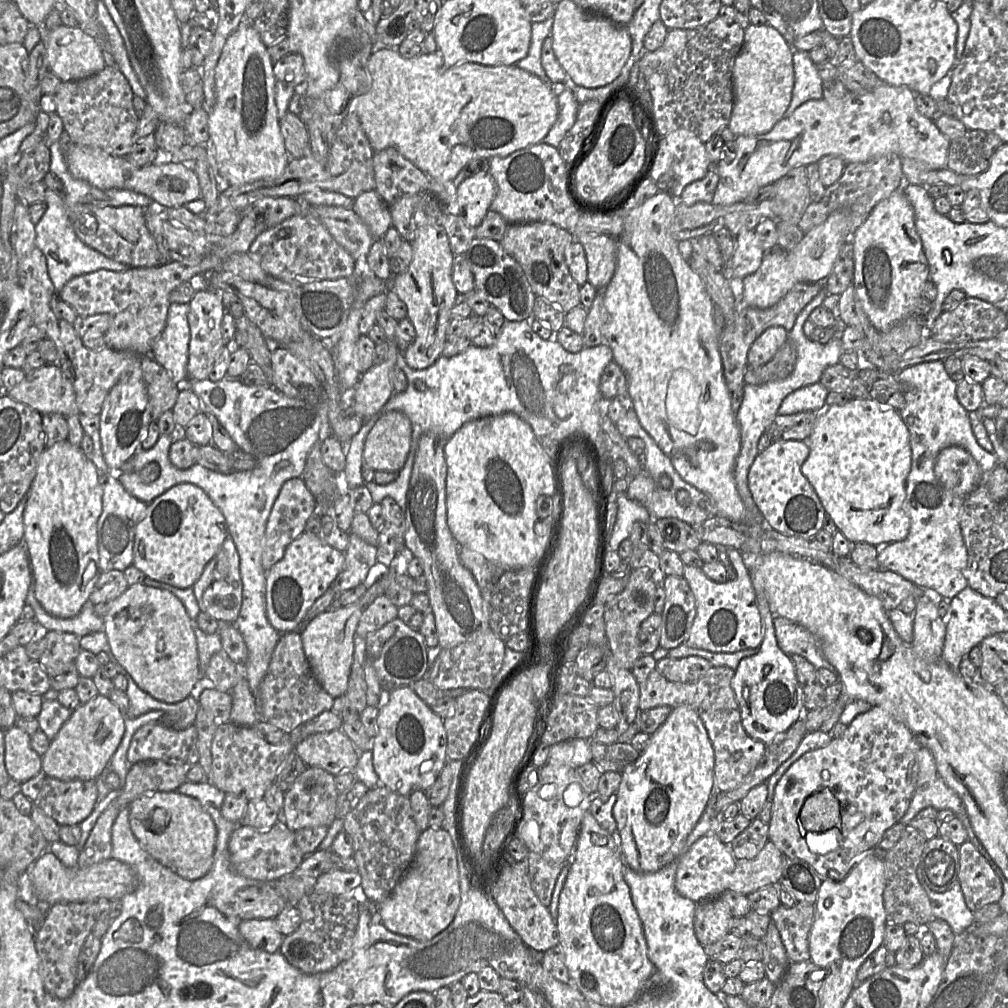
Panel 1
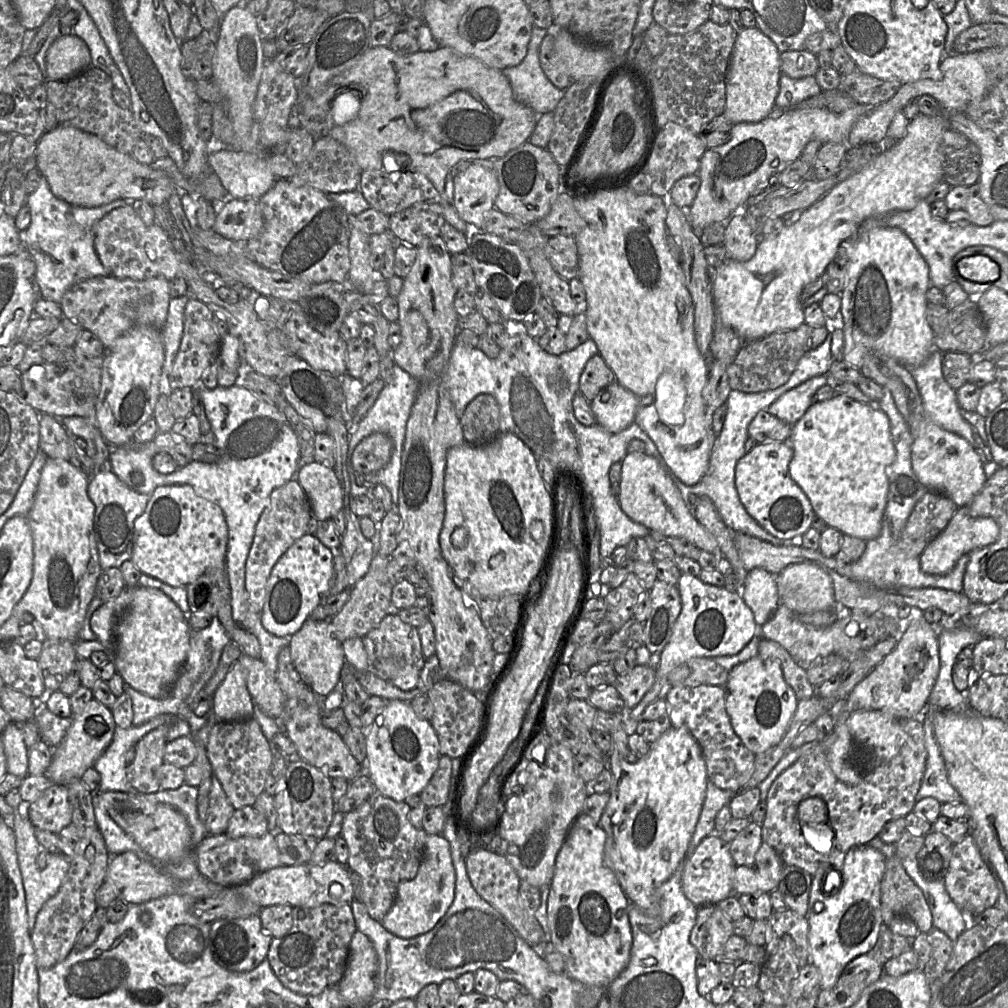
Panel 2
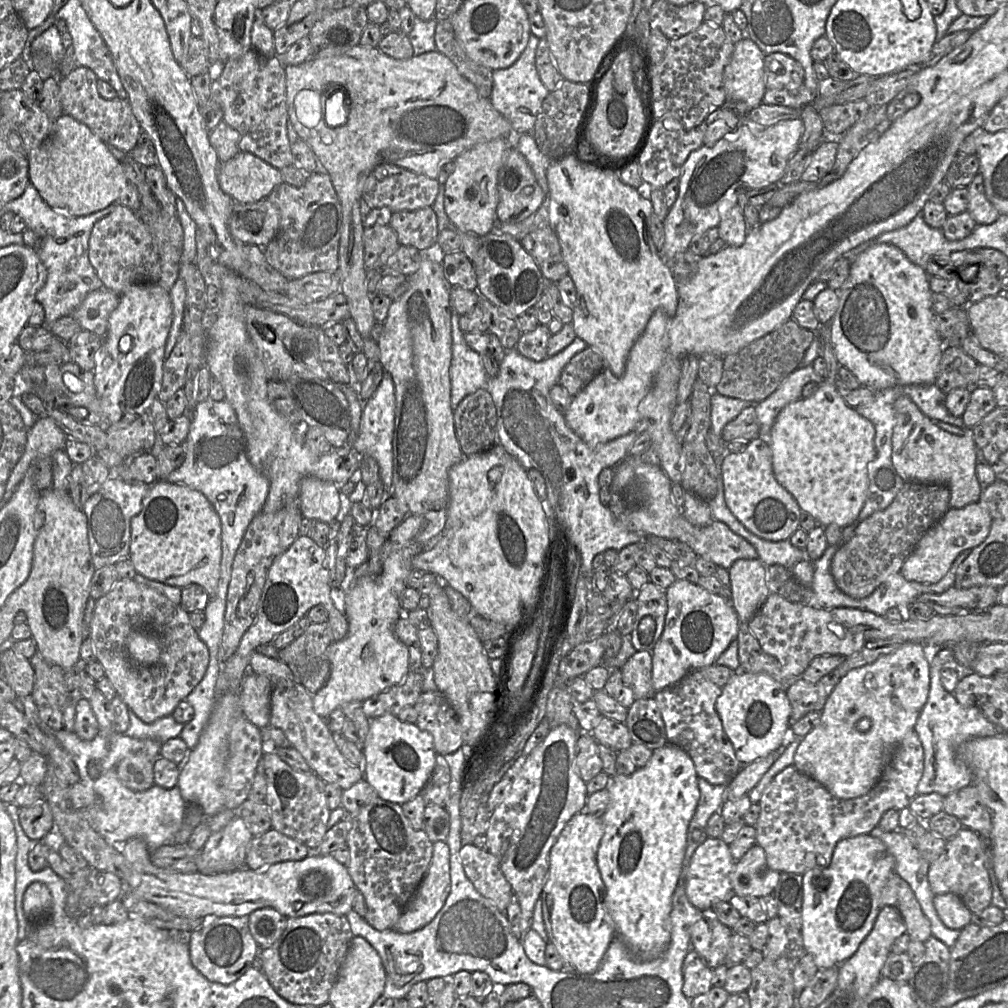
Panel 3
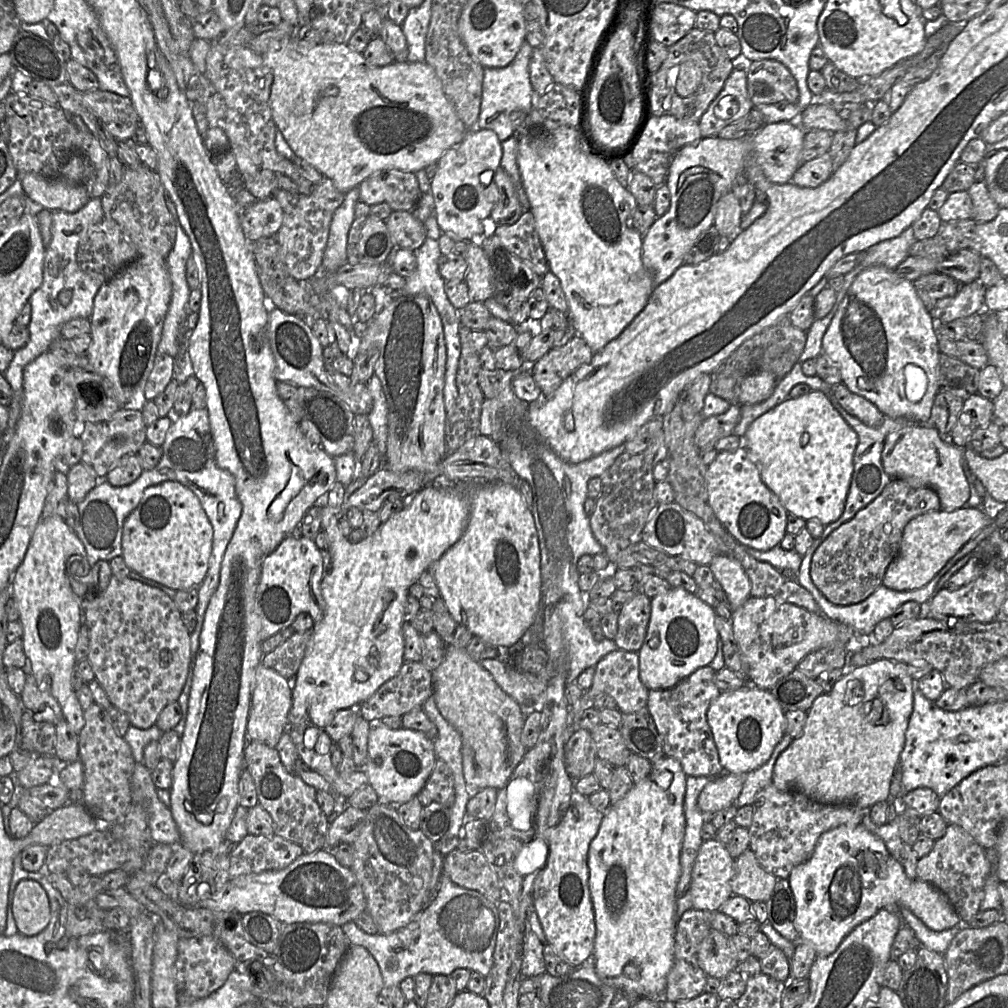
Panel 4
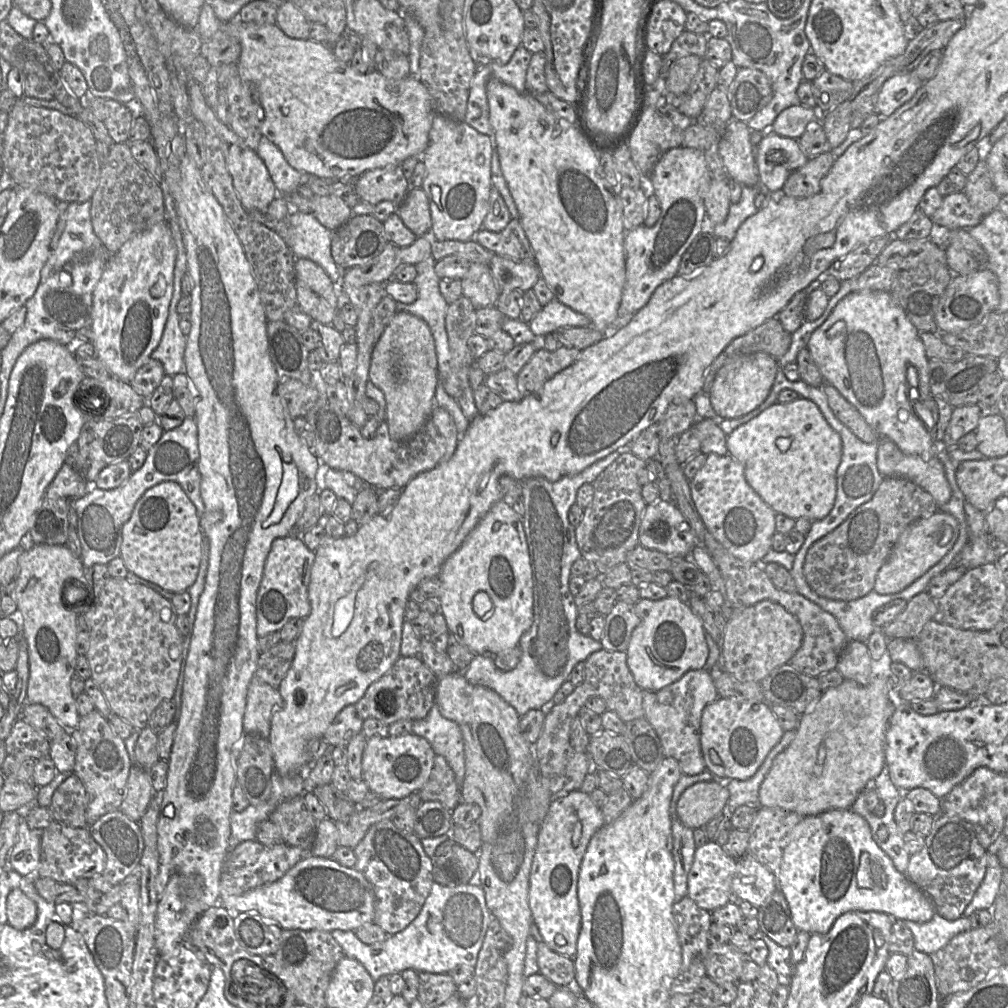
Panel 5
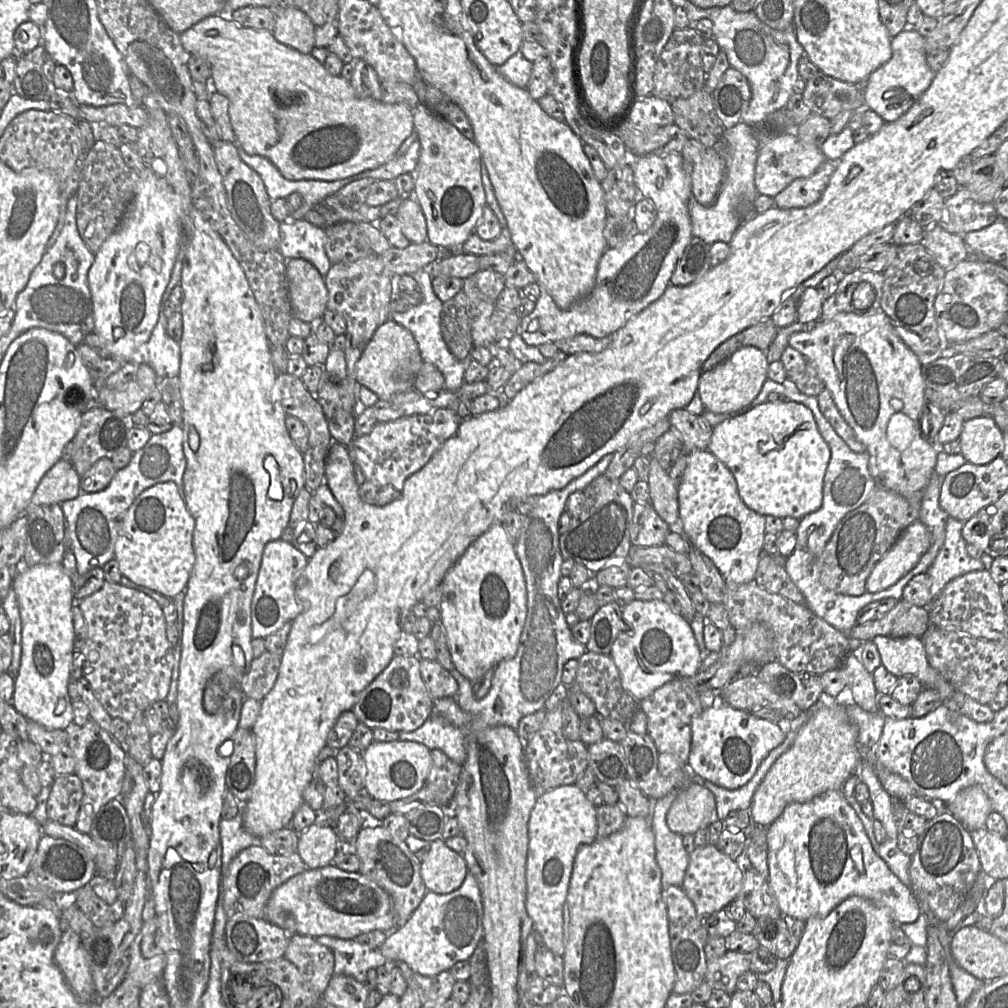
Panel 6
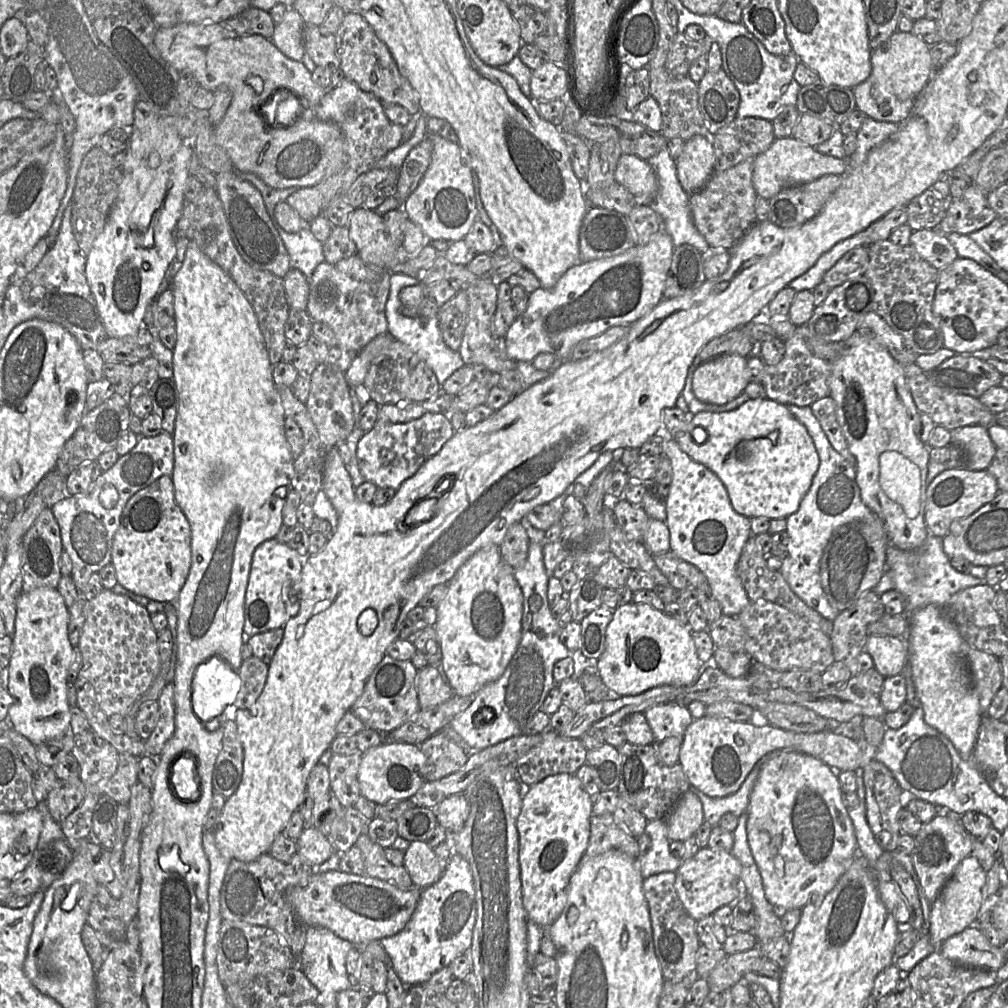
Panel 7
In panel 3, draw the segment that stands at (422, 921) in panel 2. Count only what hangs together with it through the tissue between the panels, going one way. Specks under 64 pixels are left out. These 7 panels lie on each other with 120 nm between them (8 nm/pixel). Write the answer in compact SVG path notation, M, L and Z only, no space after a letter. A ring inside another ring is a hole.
M437 841L427 872L393 929L411 933L426 926L445 904L450 889L449 847Z

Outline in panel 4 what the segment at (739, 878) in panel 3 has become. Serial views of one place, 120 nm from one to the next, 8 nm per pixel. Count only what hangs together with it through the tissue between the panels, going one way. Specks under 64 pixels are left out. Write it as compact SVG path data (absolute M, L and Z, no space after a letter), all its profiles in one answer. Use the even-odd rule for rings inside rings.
M748 848L735 859L735 874L731 881L732 893L750 902L766 902L777 879L760 866L755 854Z

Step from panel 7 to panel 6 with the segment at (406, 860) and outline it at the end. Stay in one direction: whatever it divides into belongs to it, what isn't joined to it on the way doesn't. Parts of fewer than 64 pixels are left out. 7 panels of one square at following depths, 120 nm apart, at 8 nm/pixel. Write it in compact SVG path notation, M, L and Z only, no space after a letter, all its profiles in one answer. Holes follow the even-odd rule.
M444 839L430 842L420 868L420 875L427 891L438 894L450 893L462 885L467 872L463 855L447 847Z

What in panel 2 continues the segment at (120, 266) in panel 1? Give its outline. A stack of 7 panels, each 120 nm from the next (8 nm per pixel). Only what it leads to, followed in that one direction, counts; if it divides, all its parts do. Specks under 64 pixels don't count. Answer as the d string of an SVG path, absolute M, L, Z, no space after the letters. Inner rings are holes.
M41 176L36 190L26 200L26 205L31 212L31 223L28 229L22 232L23 248L29 253L36 264L36 282L38 284L38 297L60 303L63 295L73 285L97 276L109 276L109 271L102 265L94 248L94 225L105 215L129 205L123 199L114 200L98 207L81 207L72 205L58 197L50 190L47 180Z

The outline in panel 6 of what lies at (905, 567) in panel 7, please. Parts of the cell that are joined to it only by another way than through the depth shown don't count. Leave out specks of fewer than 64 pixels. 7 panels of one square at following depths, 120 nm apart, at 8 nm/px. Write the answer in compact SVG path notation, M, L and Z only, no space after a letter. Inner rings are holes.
M949 517L945 527L945 540L935 560L925 572L930 576L931 595L937 598L953 579L973 571L985 569L983 563L970 557L962 536L965 522Z

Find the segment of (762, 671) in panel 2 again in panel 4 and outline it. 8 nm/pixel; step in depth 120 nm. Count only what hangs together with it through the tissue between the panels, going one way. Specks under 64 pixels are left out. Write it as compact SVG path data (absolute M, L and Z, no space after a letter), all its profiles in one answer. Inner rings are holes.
M746 682L739 689L723 691L707 710L711 729L724 771L747 774L763 765L786 733L785 712L768 689Z

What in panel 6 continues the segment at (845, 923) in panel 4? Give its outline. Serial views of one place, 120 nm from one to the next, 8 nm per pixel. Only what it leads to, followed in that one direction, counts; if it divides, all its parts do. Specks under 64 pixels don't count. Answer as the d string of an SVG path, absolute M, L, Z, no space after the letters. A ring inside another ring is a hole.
M829 790L813 799L803 803L791 803L782 812L767 829L767 865L768 865L768 882L770 888L778 902L782 915L787 915L799 920L806 921L811 917L825 917L843 900L851 896L859 896L865 898L878 906L890 909L893 918L897 924L912 923L916 921L923 913L923 906L918 898L914 895L911 888L904 885L898 877L896 877L885 861L881 859L874 851L871 842L865 832L862 822L858 818L853 808L846 801L842 790Z

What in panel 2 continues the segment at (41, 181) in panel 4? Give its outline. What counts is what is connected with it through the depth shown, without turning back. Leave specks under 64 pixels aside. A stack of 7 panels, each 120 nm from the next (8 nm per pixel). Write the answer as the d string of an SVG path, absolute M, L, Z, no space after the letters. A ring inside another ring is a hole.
M58 125L40 138L36 148L37 168L58 198L76 206L98 207L114 200L143 200L151 205L167 204L176 185L161 170L145 165L129 154L118 152L97 136L78 128Z

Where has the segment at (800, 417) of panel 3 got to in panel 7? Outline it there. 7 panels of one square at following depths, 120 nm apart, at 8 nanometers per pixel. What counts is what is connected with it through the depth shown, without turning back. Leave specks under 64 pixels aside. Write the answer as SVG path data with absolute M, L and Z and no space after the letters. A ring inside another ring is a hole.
M768 398L749 399L734 410L723 412L701 411L693 414L691 423L695 426L701 427L705 431L704 441L702 441L701 443L693 441L691 434L685 431L671 434L670 437L673 438L678 443L680 448L693 460L705 465L720 478L720 480L723 482L727 489L731 505L736 512L749 518L765 516L769 519L772 519L787 518L789 515L798 510L800 502L809 490L813 477L818 470L819 455L815 448L813 439L809 435L806 427L793 416L793 414L788 410L786 405Z

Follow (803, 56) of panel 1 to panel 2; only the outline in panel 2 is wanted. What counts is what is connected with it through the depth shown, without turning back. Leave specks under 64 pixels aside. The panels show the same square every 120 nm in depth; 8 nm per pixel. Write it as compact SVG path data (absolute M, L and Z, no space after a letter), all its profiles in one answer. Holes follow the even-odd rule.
M782 74L779 86L779 94L775 102L777 109L793 109L799 103L817 96L823 91L816 81L815 76L792 79Z

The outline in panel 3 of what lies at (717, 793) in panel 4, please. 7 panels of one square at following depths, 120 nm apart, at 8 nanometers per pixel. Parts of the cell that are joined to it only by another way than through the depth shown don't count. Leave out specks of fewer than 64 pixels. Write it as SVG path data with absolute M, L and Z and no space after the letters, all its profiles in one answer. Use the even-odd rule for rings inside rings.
M788 728L783 738L783 744L779 748L767 756L743 766L738 774L726 786L725 801L735 800L743 795L747 795L778 759L778 757L784 752L786 746L795 739L795 737L798 736L792 733L792 731Z

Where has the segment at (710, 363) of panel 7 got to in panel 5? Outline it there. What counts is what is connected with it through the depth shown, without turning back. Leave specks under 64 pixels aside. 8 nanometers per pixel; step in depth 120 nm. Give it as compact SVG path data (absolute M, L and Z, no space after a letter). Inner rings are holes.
M765 352L742 354L721 366L708 391L711 405L718 417L736 418L757 408L769 395L780 365Z

